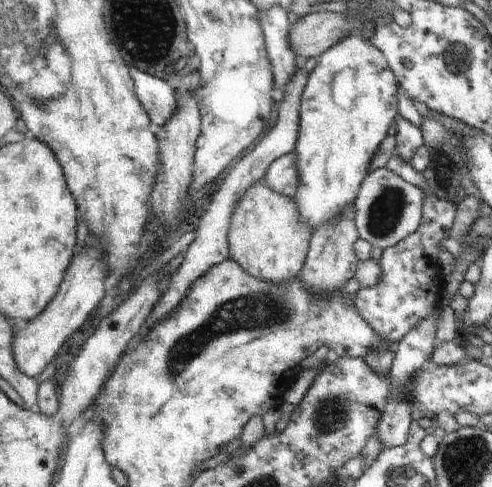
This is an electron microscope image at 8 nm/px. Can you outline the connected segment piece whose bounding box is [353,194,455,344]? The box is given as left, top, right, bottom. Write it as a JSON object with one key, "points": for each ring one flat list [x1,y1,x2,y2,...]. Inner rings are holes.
{"points":[[425,194,418,230,382,252,378,262,380,280,372,287,360,287,355,294,353,304,360,318,388,342,400,343,418,322,434,312,440,301,445,278,438,264,438,256,444,250,440,242,450,236,454,216,455,204]]}

